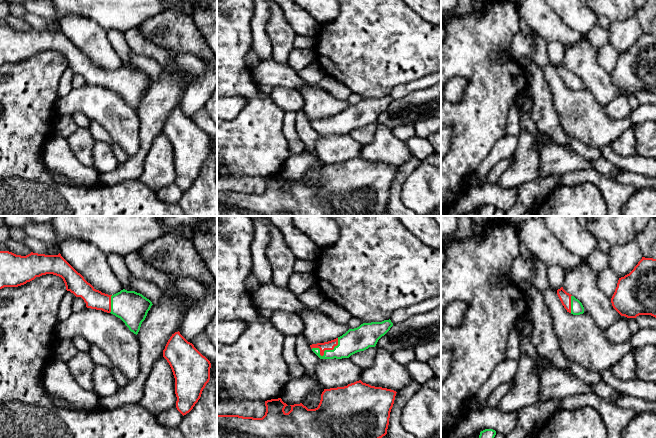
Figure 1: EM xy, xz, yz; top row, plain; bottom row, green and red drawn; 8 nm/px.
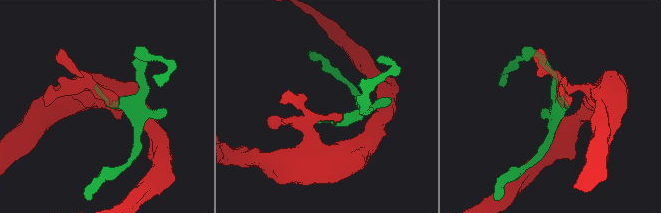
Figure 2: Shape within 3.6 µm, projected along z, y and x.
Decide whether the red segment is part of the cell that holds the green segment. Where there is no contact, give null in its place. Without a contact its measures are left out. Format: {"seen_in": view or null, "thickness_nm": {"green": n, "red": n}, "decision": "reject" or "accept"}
{"seen_in": "xz", "thickness_nm": {"green": 190, "red": 70}, "decision": "accept"}

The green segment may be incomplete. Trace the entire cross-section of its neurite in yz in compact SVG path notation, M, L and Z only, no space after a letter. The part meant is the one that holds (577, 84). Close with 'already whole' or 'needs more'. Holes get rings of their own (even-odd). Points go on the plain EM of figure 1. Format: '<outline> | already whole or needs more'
M563 63L557 66L557 71L567 88L573 91L580 91L584 89L584 83L582 79L574 72L567 69Z | needs more

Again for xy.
M0 27L0 65L18 63L46 50L63 55L66 66L81 73L87 84L102 86L120 94L134 110L153 81L142 70L125 65L114 71L96 66L59 29L45 31L31 28L26 32Z | needs more

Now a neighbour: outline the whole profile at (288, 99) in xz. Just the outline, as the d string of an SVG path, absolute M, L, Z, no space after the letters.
M276 86L268 89L274 103L285 112L299 112L304 106L301 92L293 88Z

